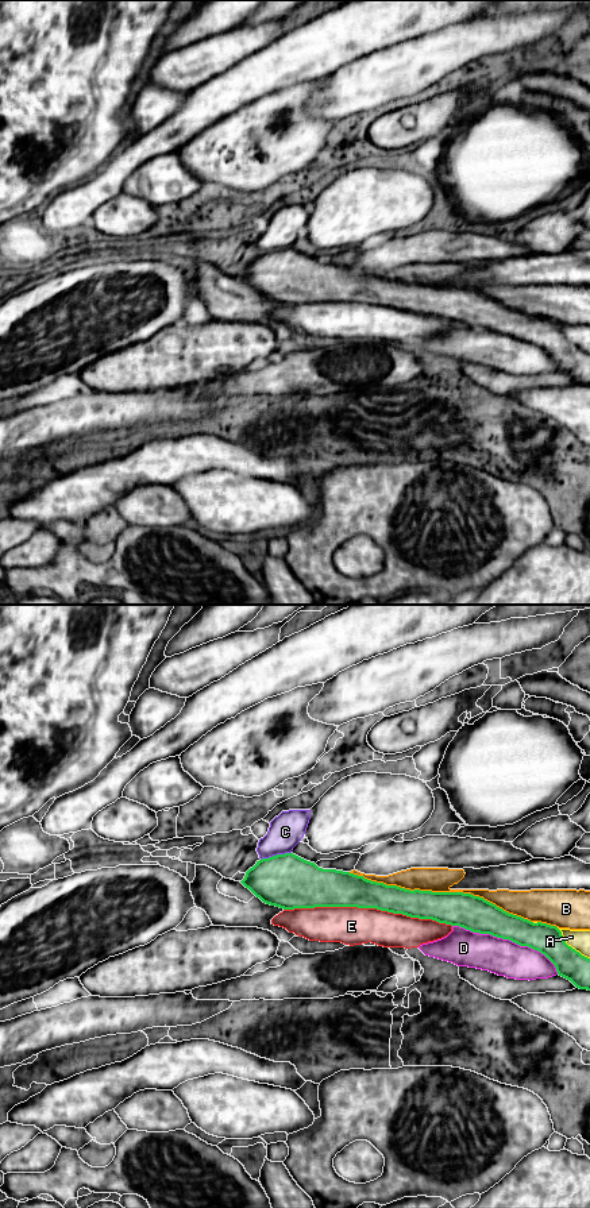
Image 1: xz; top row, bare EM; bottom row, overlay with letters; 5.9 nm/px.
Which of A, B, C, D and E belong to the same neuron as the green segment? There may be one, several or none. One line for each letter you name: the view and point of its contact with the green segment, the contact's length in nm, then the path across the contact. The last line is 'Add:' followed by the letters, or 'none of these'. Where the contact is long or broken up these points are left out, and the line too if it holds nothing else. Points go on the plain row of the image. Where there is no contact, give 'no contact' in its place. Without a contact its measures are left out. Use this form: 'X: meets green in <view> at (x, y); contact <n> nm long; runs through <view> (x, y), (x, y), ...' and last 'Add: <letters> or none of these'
Add: none of these

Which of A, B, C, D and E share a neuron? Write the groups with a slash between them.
A / B / C / D E

